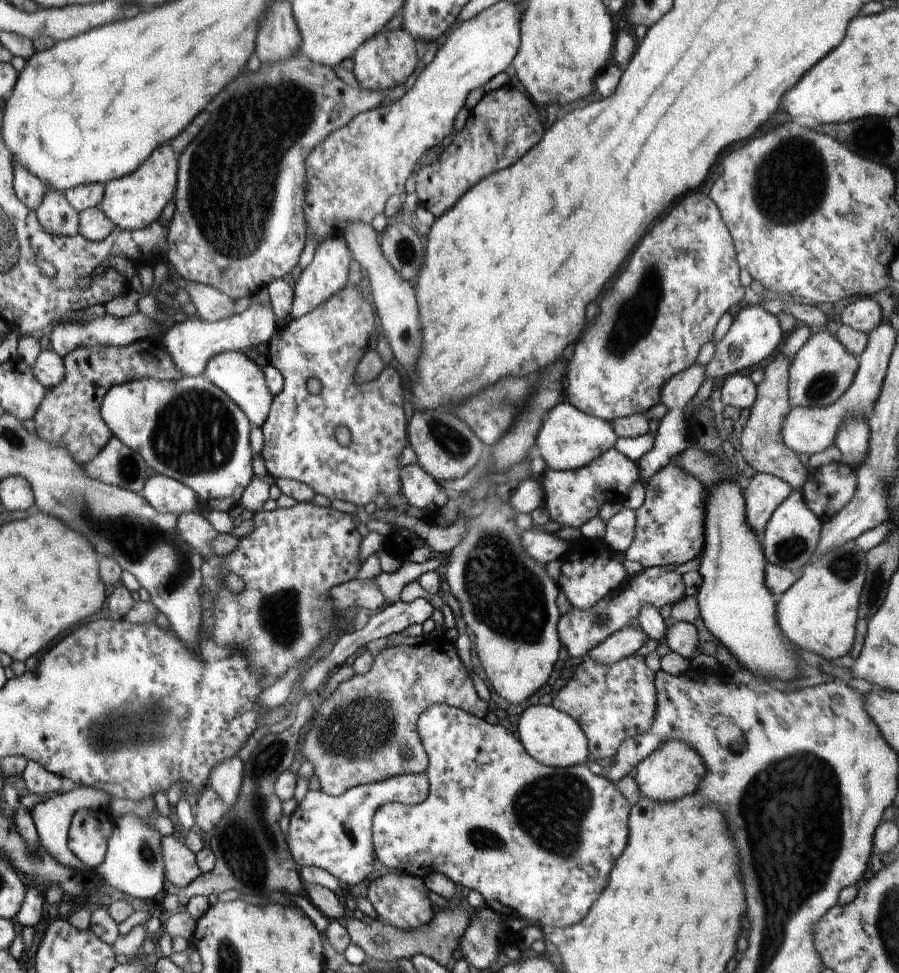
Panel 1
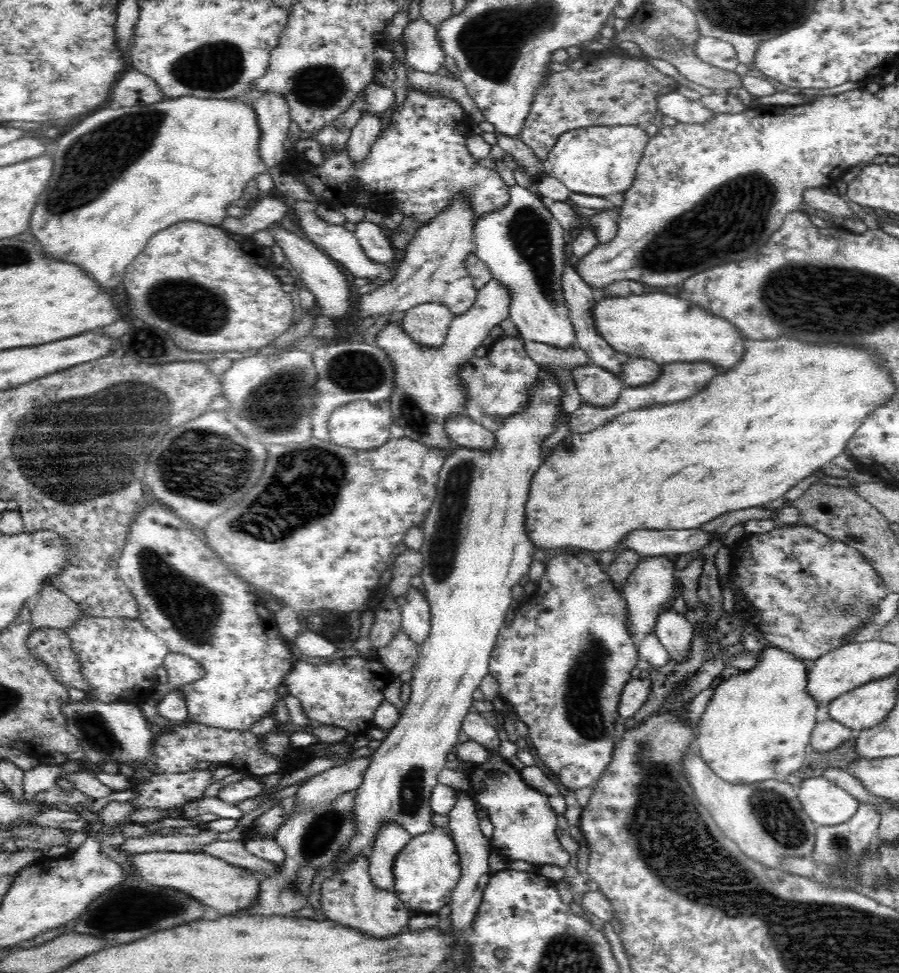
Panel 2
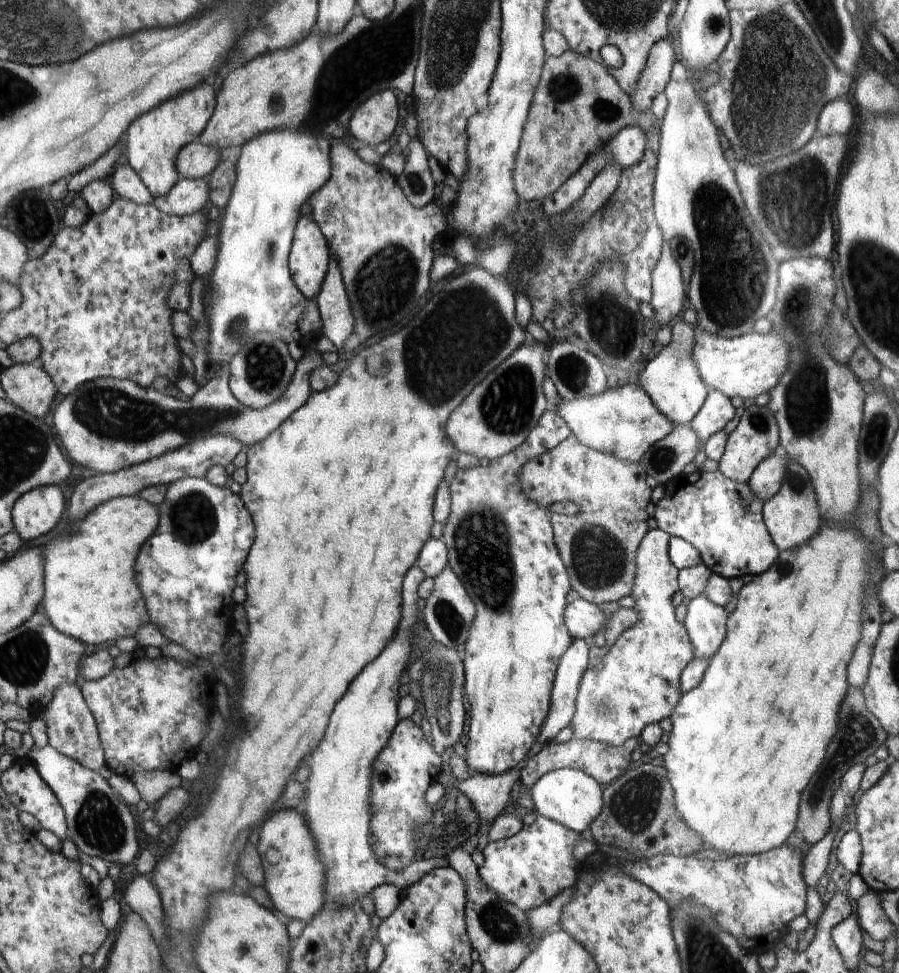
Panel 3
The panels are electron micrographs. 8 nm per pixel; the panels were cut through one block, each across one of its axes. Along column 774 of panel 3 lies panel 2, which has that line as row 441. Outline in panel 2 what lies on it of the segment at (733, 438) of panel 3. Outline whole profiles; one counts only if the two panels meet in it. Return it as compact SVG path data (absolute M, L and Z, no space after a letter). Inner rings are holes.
M495 279L478 289L478 296L476 296L474 304L464 314L453 318L443 345L440 345L437 349L416 343L406 333L402 325L394 322L386 324L379 330L376 336L376 346L379 346L386 353L393 365L394 388L392 394L387 398L387 405L391 407L393 422L400 425L406 438L416 439L416 441L422 442L428 447L436 447L446 454L450 454L455 449L444 430L444 423L449 416L460 411L466 411L464 385L457 377L457 372L465 362L468 362L469 358L483 352L482 341L488 336L488 332L509 317L509 298L510 291Z

